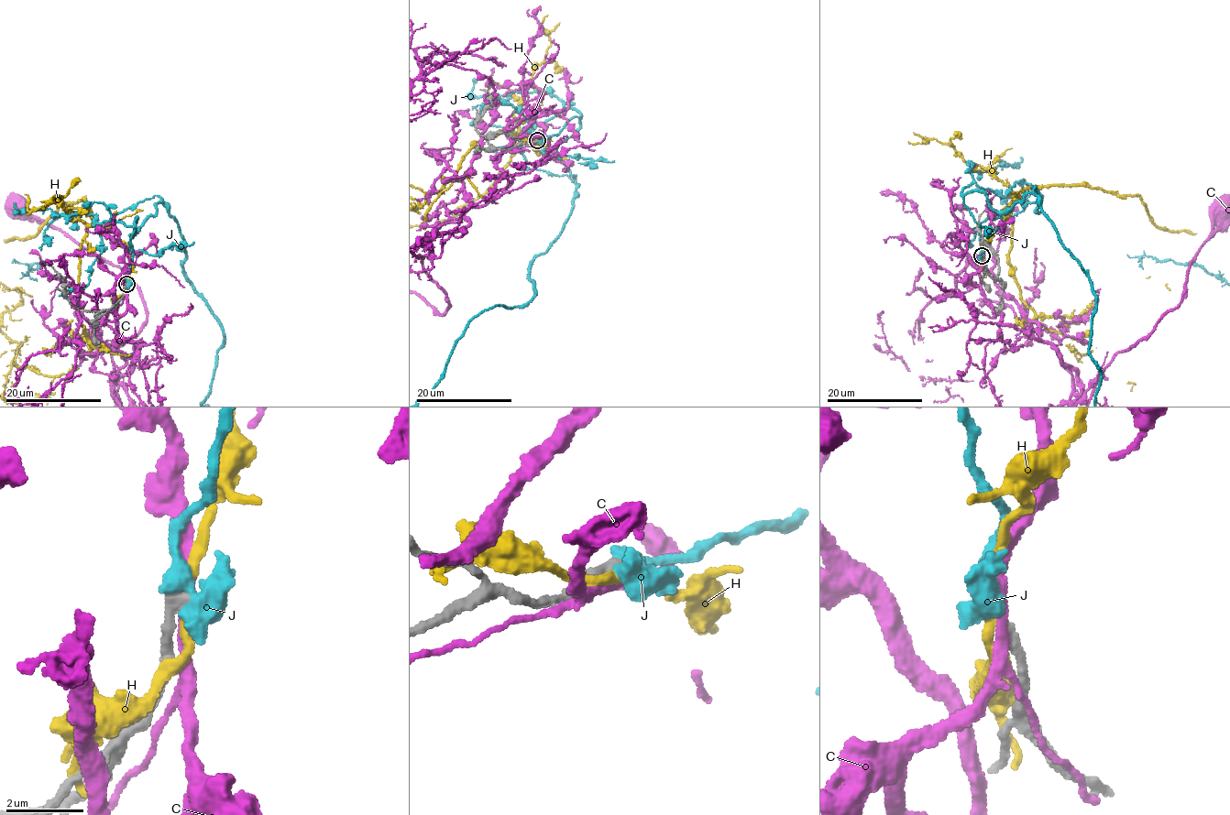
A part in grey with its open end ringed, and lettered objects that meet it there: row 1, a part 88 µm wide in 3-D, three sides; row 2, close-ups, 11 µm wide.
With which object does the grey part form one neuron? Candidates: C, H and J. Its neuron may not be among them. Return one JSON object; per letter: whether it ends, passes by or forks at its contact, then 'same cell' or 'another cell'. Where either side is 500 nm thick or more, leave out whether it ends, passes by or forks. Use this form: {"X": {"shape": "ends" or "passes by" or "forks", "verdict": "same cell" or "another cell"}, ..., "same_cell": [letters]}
{"C": {"shape": "passes by", "verdict": "another cell"}, "H": {"shape": "passes by", "verdict": "another cell"}, "J": {"verdict": "same cell"}, "same_cell": ["J"]}

